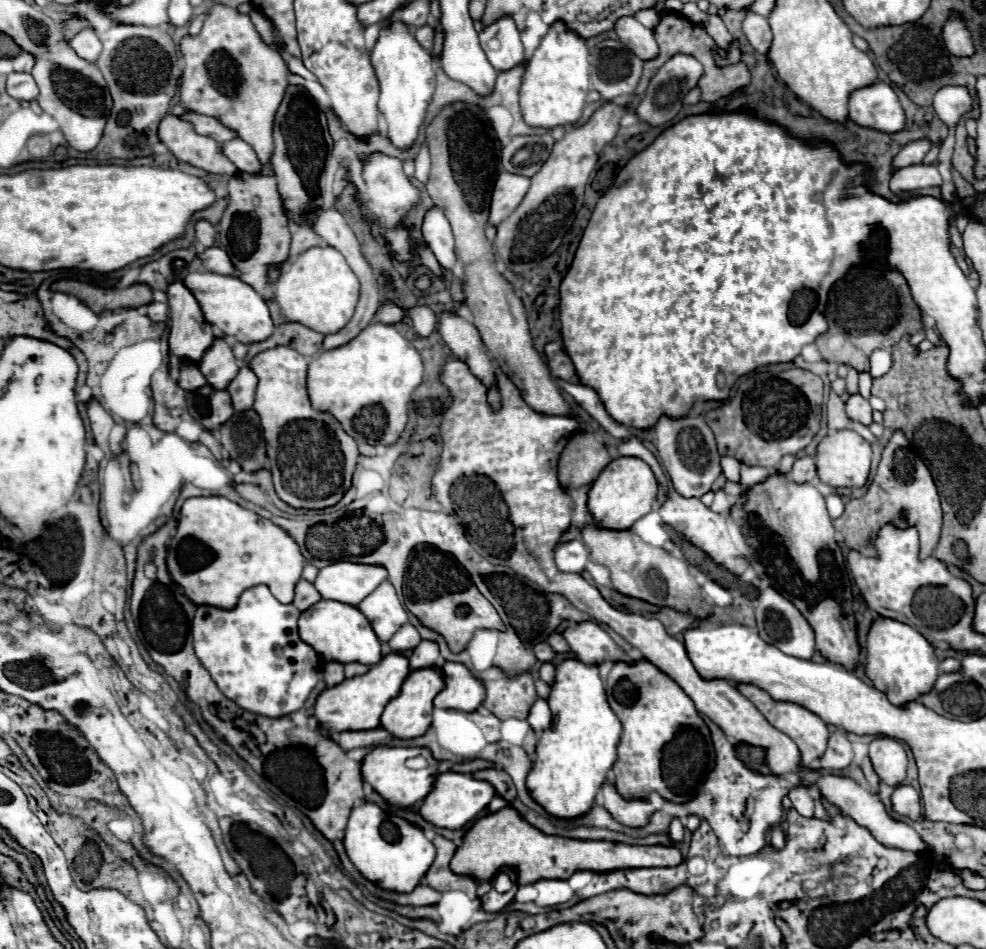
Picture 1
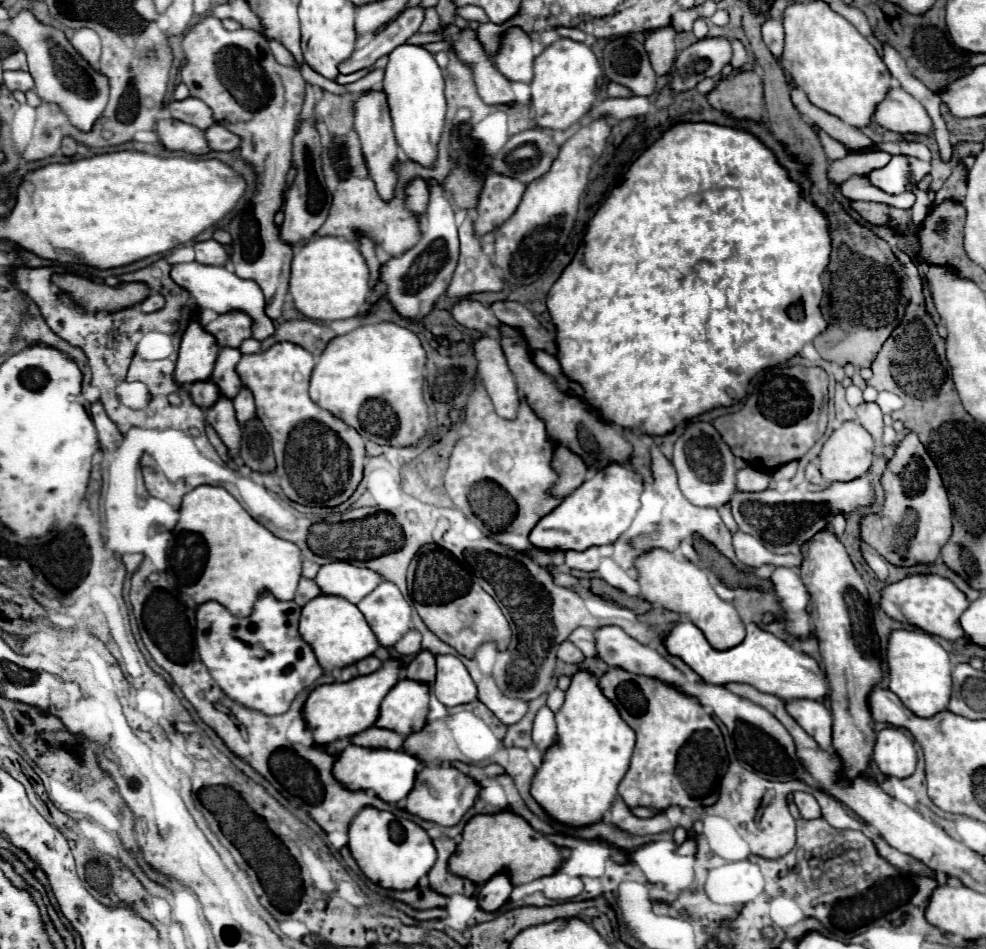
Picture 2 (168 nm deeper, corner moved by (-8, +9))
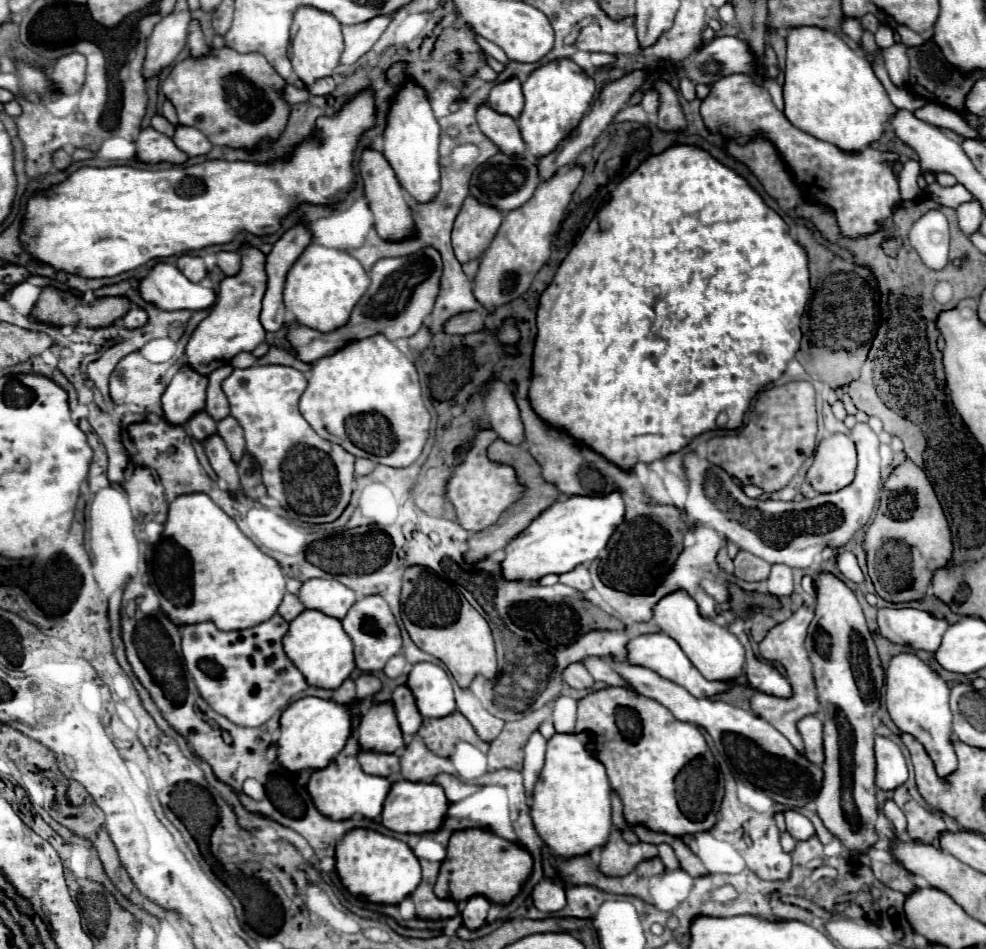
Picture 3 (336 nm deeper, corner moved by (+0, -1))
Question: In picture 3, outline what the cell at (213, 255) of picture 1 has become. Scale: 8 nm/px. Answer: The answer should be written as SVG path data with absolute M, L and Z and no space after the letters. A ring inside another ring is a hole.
M184 254L184 256L178 258L176 266L178 266L180 272L182 272L188 280L192 280L192 282L202 282L202 280L206 278L206 274L208 274L206 264L204 264L204 260L202 260L200 256Z

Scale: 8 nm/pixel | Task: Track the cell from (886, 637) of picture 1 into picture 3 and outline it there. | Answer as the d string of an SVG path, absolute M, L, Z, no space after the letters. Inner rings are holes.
M912 652L896 654L886 670L886 706L892 722L900 732L912 734L930 754L940 776L956 770L956 754L952 748L952 712L948 706L948 684L922 658Z

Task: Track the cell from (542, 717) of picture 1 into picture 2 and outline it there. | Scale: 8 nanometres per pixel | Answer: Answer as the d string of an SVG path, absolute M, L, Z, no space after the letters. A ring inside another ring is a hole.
M544 706L534 718L534 728L532 728L532 742L540 752L546 752L554 742L556 742L556 722L554 722L554 712Z

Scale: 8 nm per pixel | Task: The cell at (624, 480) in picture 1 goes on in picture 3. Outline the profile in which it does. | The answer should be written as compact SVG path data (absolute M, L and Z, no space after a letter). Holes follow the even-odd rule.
M620 492L604 496L568 496L544 510L526 530L506 546L502 572L506 580L540 580L544 574L564 574L578 564L590 564L606 548L626 508Z

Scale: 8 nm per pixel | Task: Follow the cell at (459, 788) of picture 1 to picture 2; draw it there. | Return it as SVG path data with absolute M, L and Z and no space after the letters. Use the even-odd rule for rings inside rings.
M422 766L416 774L416 782L412 792L406 796L404 810L412 816L418 816L422 820L430 820L442 826L454 826L460 822L464 812L472 808L474 800L478 798L480 784L476 784L470 776L464 776L460 770L452 766Z

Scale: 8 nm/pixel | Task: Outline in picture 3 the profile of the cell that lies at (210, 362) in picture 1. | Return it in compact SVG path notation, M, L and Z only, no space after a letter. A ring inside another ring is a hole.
M224 364L220 368L216 368L210 376L208 376L208 390L206 390L206 412L216 420L220 422L222 418L226 418L230 414L230 406L228 406L228 398L222 390L222 382L224 378L228 378L232 374L232 366L230 364Z

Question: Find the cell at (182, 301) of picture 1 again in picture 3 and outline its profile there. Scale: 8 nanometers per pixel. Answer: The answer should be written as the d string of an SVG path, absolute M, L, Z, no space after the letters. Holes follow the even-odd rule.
M182 364L162 394L164 416L170 424L184 424L192 414L204 410L208 378L198 374L190 364Z

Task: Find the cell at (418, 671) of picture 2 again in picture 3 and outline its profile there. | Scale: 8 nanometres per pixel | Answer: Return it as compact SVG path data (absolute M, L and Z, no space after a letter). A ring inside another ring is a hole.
M400 684L394 694L392 694L392 702L396 708L396 716L400 722L400 728L406 736L416 734L420 724L422 724L422 716L416 708L416 698L412 694L412 690L406 684Z

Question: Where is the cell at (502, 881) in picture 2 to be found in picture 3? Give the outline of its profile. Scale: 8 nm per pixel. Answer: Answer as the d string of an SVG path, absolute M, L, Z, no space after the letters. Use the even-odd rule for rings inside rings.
M472 896L472 898L466 902L466 908L462 910L464 926L470 928L470 930L480 928L480 926L486 922L486 916L488 916L490 906L492 906L492 904L490 904L488 898L484 898L484 896Z

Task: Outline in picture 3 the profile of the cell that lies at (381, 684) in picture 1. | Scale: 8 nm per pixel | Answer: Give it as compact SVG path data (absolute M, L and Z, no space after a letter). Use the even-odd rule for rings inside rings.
M306 696L290 704L280 718L280 738L278 738L278 760L284 768L300 772L304 768L324 768L336 754L346 746L352 734L352 708L348 704L338 704L334 700L322 700Z

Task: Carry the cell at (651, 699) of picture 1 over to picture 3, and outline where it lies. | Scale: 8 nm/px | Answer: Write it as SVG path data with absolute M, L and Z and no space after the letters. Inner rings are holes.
M606 686L594 690L578 700L576 730L592 730L596 734L594 746L606 766L612 790L624 804L624 818L628 824L644 824L656 832L684 836L710 830L718 818L718 808L724 796L724 780L716 760L696 724L678 722L660 702L638 694L624 686Z

